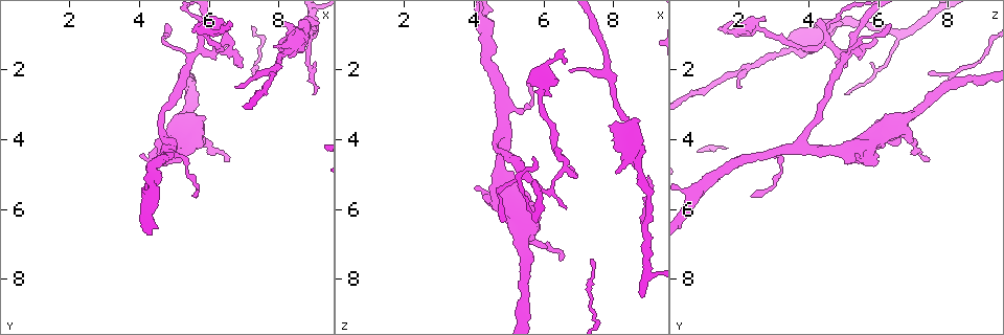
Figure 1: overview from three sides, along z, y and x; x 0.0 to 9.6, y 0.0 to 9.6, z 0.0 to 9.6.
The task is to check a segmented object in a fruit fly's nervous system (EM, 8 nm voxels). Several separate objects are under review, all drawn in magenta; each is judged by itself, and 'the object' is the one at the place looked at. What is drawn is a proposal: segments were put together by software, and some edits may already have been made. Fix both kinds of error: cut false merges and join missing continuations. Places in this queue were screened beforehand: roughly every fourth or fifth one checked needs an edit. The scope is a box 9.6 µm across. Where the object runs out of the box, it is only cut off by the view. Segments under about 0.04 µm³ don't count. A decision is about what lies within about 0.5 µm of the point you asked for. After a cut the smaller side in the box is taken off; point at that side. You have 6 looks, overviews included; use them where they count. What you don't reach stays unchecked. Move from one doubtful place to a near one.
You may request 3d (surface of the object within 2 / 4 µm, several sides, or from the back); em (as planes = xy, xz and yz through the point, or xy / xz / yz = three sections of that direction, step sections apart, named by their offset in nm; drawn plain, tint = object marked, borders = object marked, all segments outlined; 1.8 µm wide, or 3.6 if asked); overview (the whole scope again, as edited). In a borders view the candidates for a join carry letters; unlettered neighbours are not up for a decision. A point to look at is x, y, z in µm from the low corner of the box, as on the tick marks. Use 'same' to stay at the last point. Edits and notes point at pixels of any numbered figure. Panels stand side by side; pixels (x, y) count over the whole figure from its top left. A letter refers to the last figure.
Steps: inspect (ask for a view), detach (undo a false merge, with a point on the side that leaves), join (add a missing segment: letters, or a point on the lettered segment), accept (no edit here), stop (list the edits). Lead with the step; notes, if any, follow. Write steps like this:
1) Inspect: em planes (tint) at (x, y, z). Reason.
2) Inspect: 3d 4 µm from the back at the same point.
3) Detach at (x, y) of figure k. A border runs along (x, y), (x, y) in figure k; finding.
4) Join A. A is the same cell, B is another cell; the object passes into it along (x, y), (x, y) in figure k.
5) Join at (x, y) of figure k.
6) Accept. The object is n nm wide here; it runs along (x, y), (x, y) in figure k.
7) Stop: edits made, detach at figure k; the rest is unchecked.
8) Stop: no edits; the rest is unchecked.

Inspect: em xz step 16 (borders) at (4.80, 0.70, 6.25). Free end.

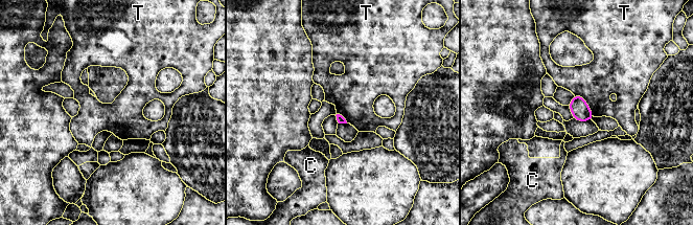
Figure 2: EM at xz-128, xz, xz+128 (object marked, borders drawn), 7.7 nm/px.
Accept. C and T are other cells; a border runs along (574, 94), (584, 99), (594, 116) in figure 2; no lettered segment goes on from it.

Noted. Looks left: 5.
Inspect: em xz step 8 (tint) at (8.45, 1.35, 3.50). Calibre changes.

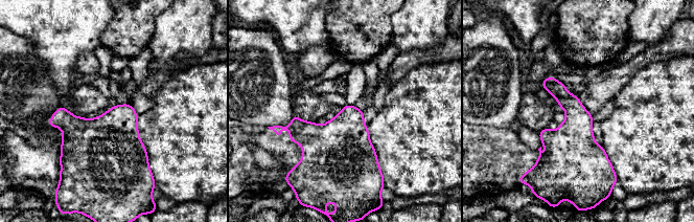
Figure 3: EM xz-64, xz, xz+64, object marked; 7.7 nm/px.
Inspect: em planes (borders) at the same point. Another direction.

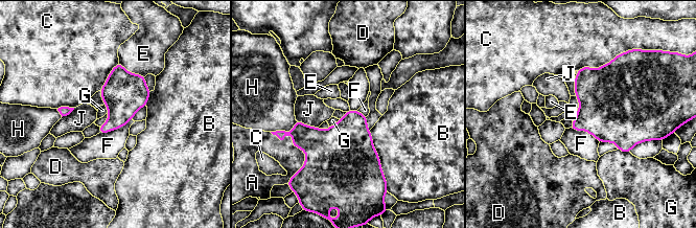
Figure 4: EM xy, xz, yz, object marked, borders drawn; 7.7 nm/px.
Join A. The longest contact is with B, 420 nm; A is the same cell, B, C, D, E, F, G, H and J are other cells; the neuron continues.

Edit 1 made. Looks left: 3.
Inspect: overview.

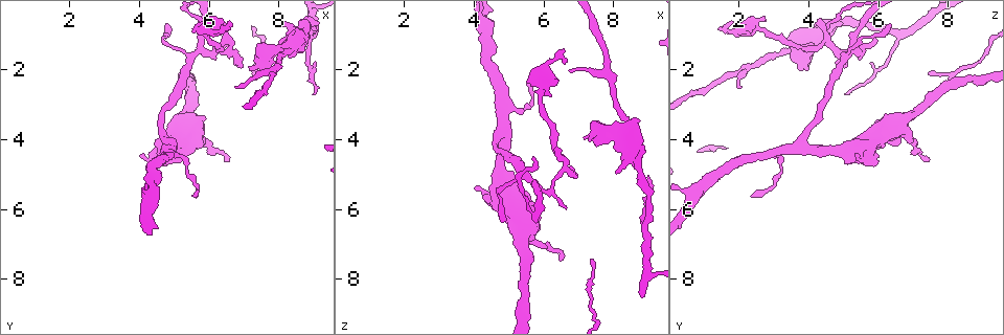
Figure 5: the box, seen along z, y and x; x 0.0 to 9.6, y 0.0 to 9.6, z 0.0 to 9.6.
Inspect: 3d 4 µm at (6.55, 0.65, 1.85). Long arm stops here.

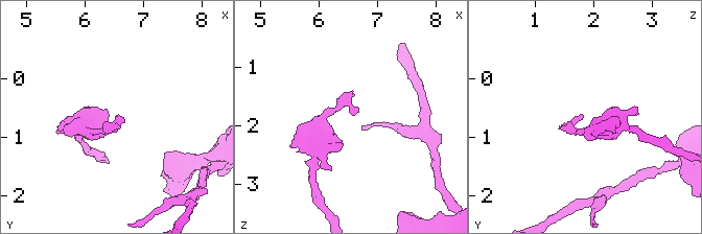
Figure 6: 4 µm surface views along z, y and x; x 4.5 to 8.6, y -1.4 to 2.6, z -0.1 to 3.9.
Inspect: em planes (borders) at (6.60, 0.60, 1.75).

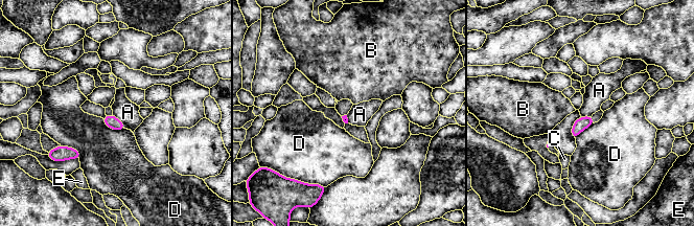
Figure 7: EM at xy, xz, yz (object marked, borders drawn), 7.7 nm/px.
Accept. A, B, C, D and E are other cells; a border runs along (113, 114), (125, 128) in figure 7; no lettered segment goes on from it.

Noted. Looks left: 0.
Stop: edits made, join at figure 4; the rest is unchecked.

